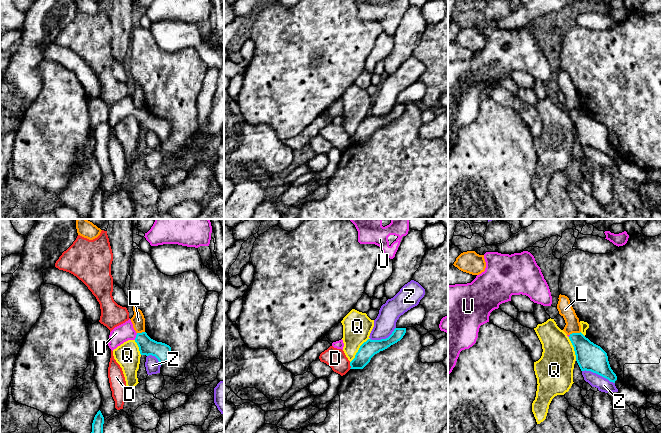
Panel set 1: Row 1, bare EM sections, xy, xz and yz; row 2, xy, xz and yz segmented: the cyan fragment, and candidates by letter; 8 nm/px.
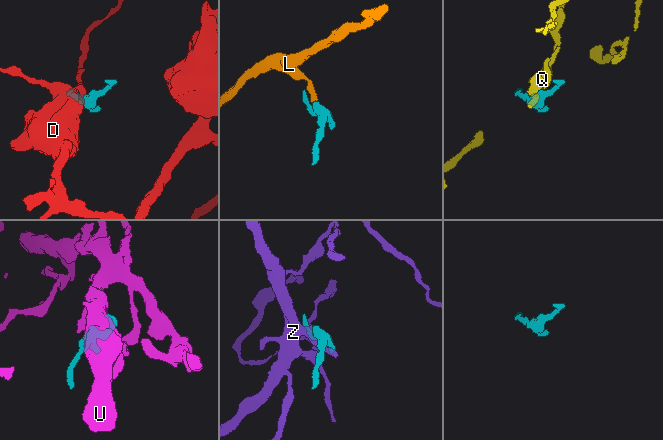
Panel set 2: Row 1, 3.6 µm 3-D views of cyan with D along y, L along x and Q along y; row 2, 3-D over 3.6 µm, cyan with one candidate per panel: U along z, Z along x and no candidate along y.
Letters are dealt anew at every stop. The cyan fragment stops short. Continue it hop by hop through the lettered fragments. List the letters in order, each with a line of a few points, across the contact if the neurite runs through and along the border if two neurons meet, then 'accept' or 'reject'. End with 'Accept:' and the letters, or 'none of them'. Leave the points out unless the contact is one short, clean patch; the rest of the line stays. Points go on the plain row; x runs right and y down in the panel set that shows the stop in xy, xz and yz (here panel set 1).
D: line xz (349, 138), (350, 144); reject
L: line yz (580, 107), (569, 110); reject
Q: line xz (369, 114), (360, 122), (355, 133), (350, 138); reject
U: line xy (147, 122), (136, 112), (124, 108); accept
Z: reject
Accept: U

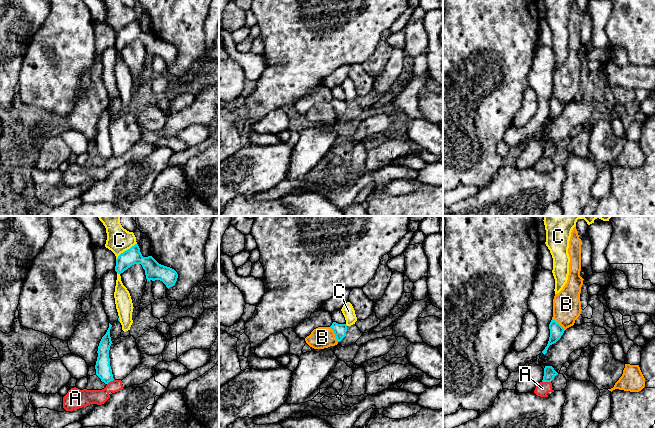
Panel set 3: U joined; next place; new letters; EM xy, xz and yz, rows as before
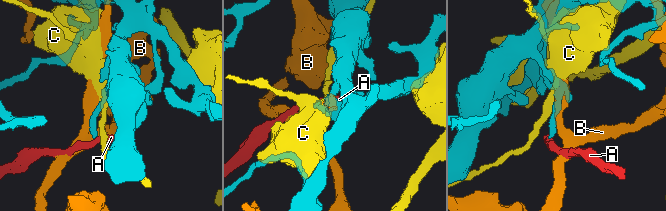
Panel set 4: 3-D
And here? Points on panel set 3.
A: line yz (542, 156), (550, 158); reject
B: reject
C: reject
Accept: none of them

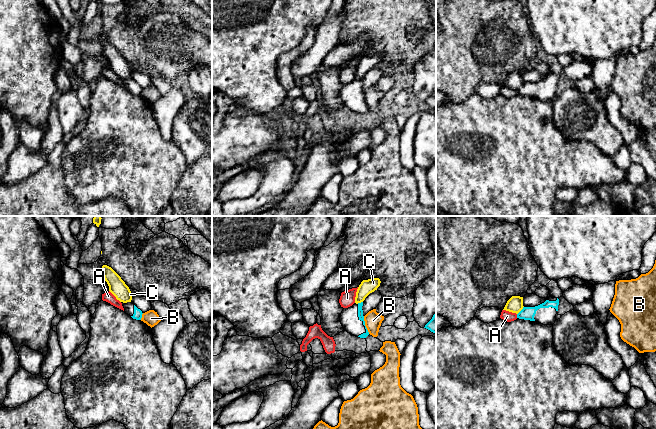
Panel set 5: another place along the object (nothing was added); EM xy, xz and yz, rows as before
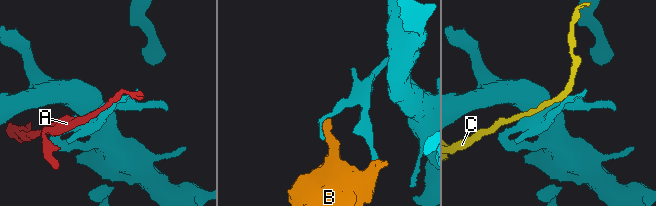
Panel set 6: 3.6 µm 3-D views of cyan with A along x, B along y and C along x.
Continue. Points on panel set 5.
A: reject
B: line xz (363, 92), (365, 103), (369, 109); reject
C: reject
Accept: none of them

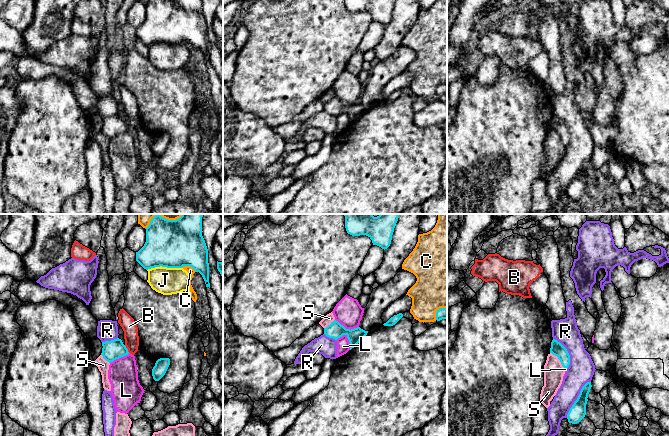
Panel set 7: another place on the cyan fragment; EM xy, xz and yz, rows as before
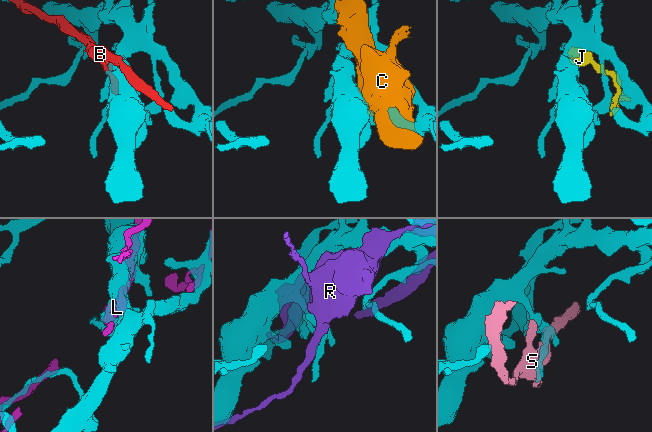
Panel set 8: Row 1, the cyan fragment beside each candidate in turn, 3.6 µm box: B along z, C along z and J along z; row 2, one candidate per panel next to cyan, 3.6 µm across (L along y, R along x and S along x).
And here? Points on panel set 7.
B: reject
C: reject
J: line xy (181, 43), (155, 42), (147, 46); reject
L: reject
R: reject
S: line yz (550, 128), (557, 133), (564, 145); reject
Accept: none of them

